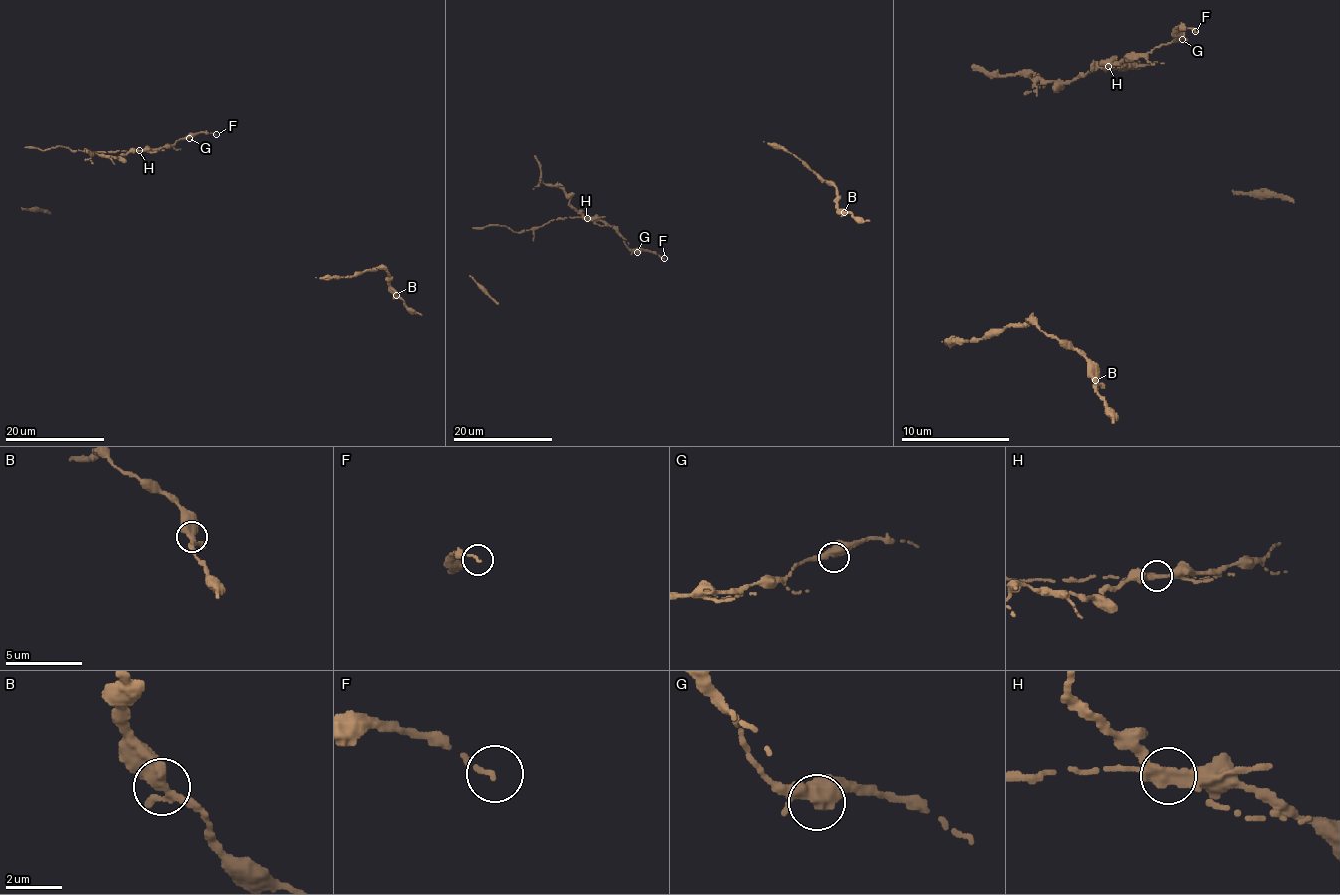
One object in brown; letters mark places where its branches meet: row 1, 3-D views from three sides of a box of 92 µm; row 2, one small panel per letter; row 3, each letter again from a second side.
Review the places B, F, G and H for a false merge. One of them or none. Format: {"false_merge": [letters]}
{"false_merge": ["H"]}

